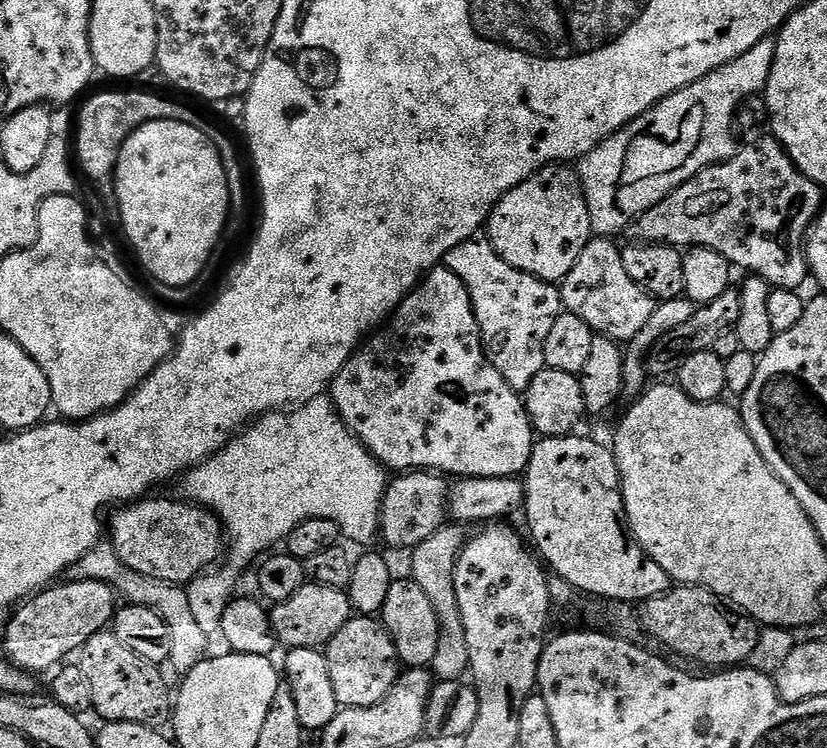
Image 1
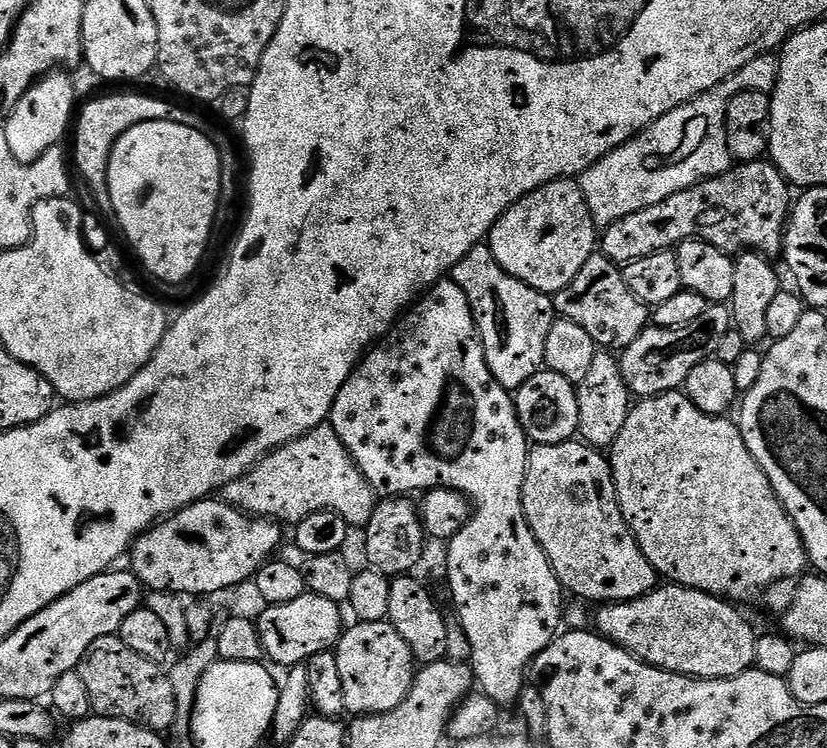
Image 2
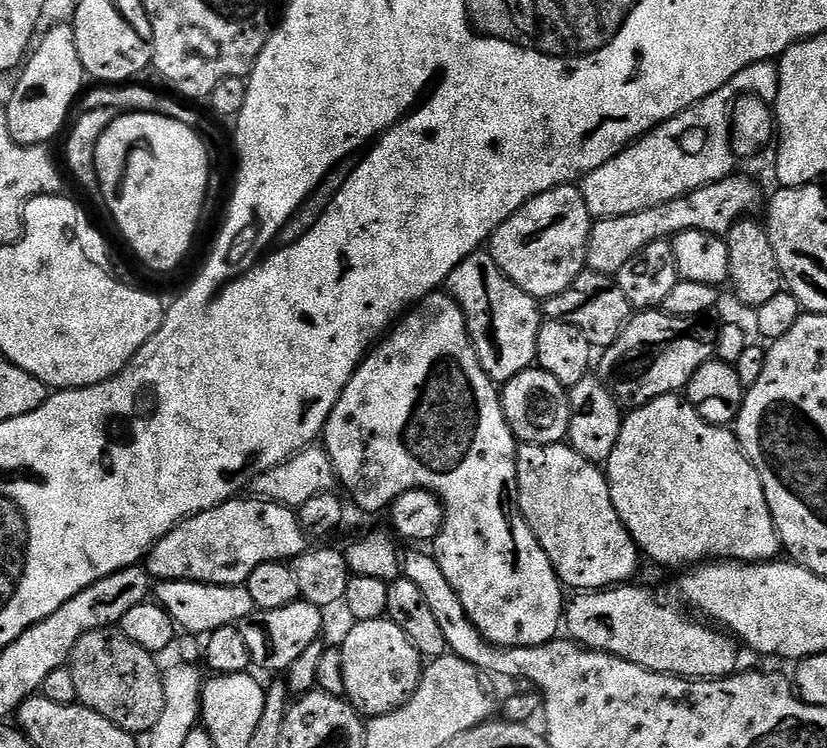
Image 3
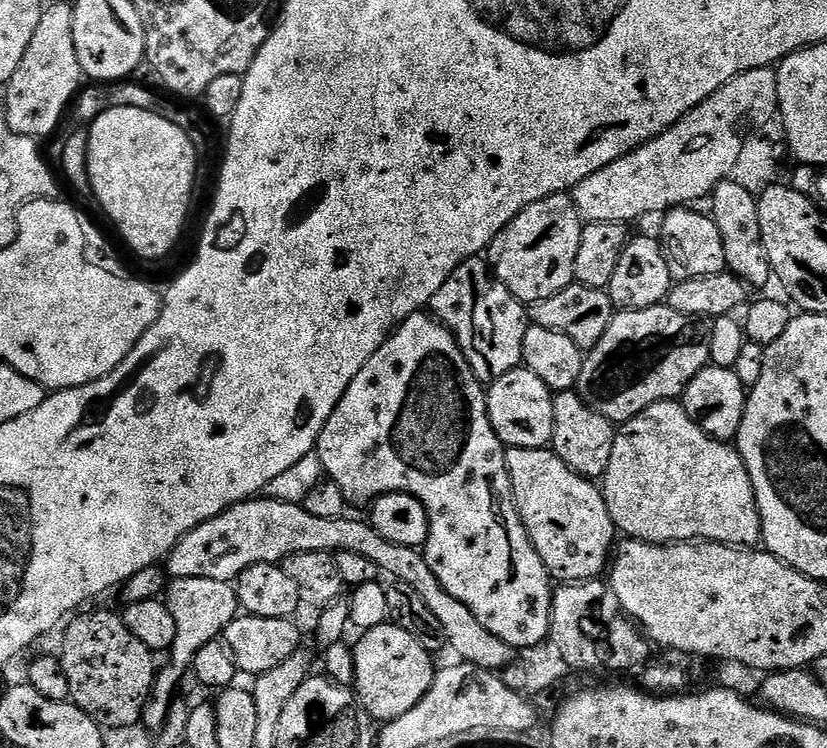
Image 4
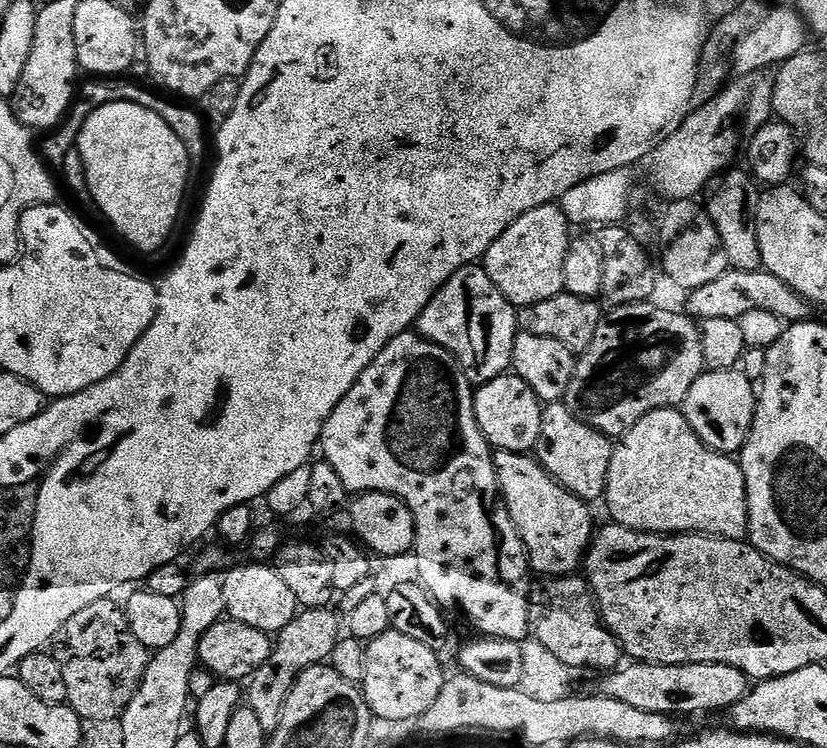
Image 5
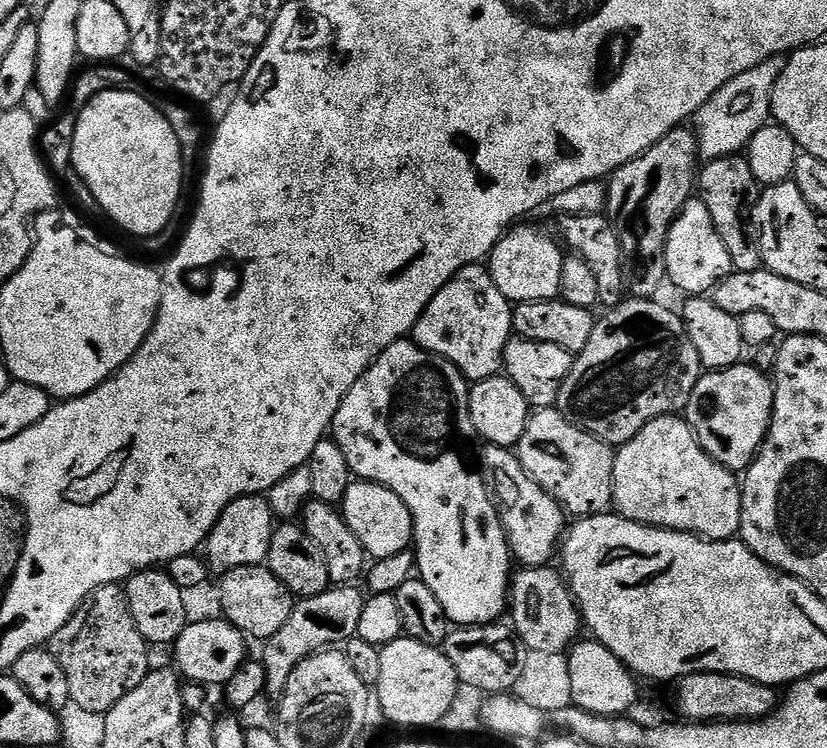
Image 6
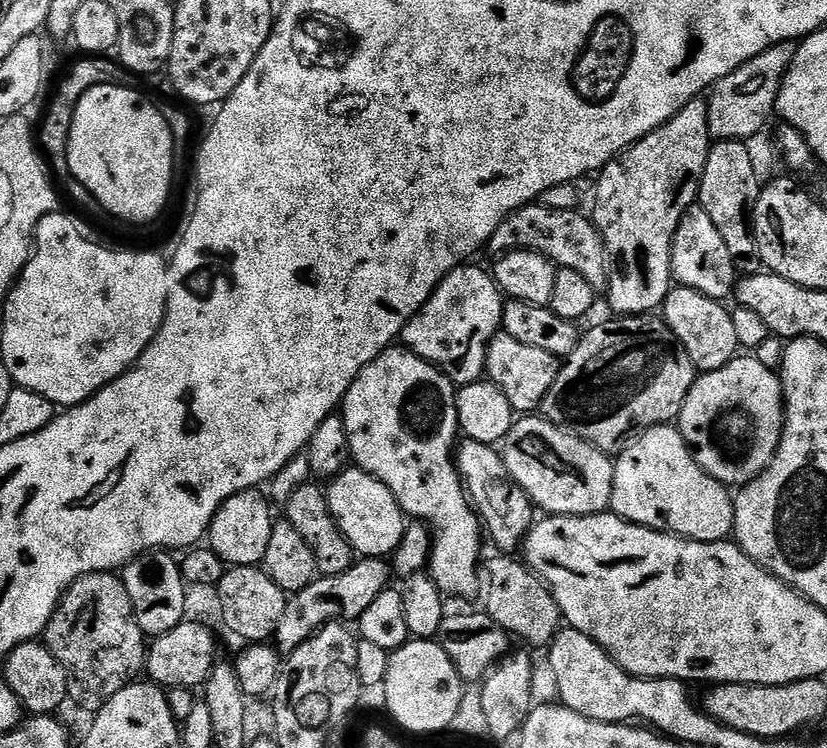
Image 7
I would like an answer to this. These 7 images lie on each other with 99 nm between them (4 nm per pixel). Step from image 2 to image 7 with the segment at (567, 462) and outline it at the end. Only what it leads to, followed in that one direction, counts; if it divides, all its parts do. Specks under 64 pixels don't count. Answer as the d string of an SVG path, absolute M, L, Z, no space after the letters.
M464 438L455 449L454 459L468 499L480 517L487 539L488 536L492 539L495 551L500 554L519 553L534 523L534 505L522 486L510 478L510 470L506 470L503 455L493 445Z

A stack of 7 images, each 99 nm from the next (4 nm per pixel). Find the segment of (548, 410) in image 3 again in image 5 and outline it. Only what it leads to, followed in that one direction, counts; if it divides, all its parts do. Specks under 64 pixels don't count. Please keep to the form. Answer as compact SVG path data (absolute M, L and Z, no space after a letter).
M505 374L494 378L490 382L479 385L474 392L474 414L478 418L478 427L493 449L502 452L531 453L541 439L544 410L545 405L534 394L534 390L515 374Z

